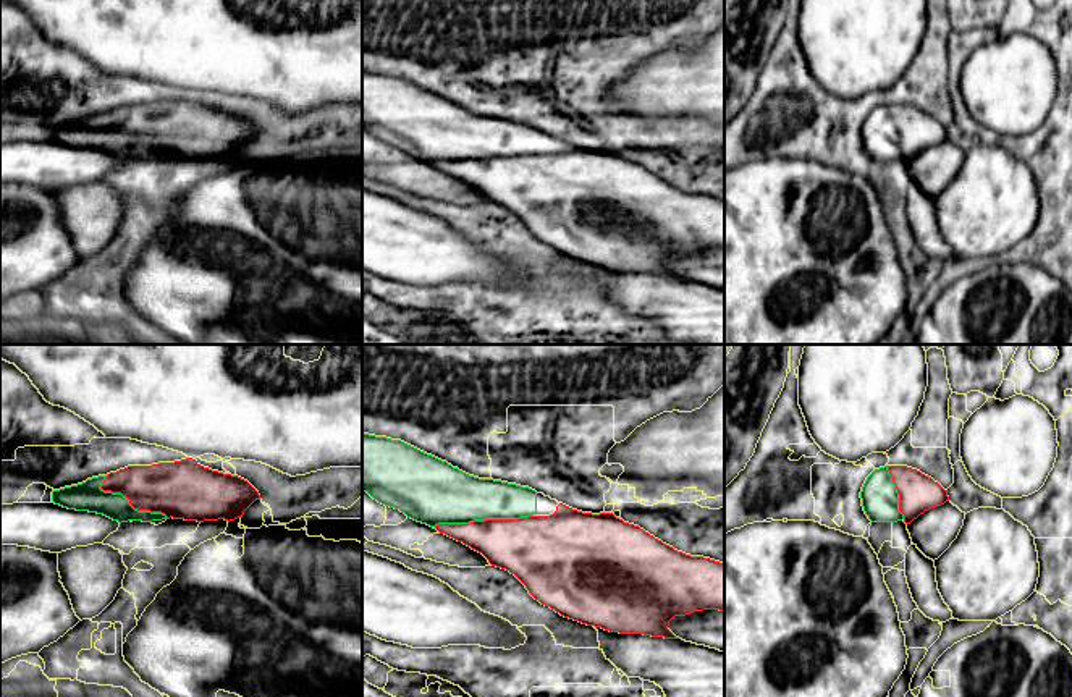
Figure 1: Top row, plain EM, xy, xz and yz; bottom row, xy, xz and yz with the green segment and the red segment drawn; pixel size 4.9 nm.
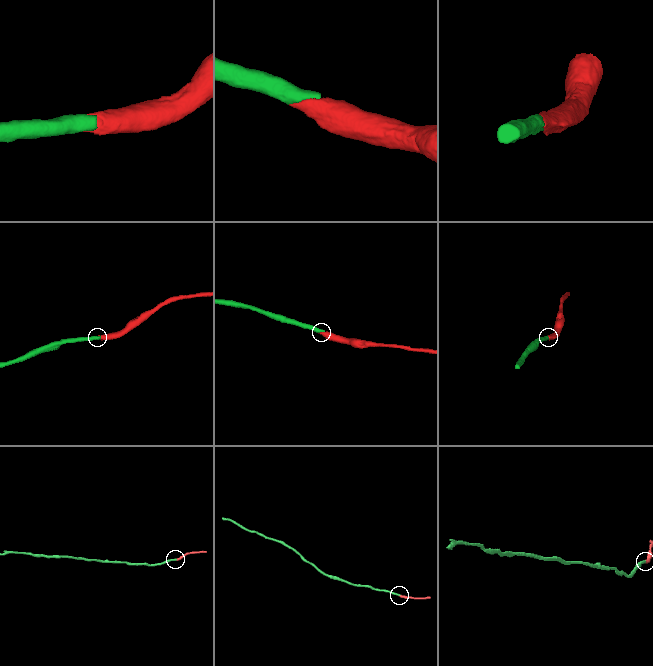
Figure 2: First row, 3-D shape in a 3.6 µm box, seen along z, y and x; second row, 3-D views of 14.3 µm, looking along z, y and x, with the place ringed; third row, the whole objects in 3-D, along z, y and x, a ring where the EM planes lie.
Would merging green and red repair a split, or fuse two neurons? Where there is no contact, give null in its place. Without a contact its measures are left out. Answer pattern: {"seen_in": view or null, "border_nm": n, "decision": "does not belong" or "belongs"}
{"seen_in": "xz", "border_nm": 500, "decision": "belongs"}

